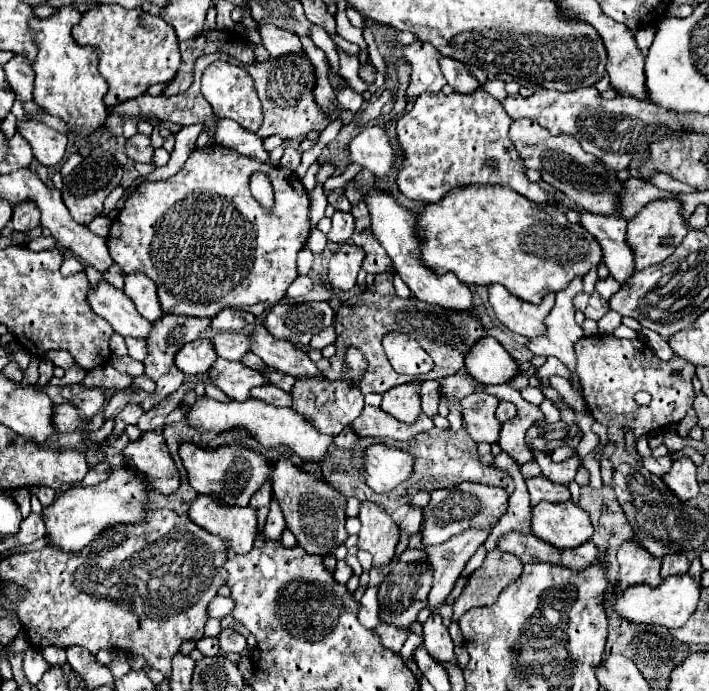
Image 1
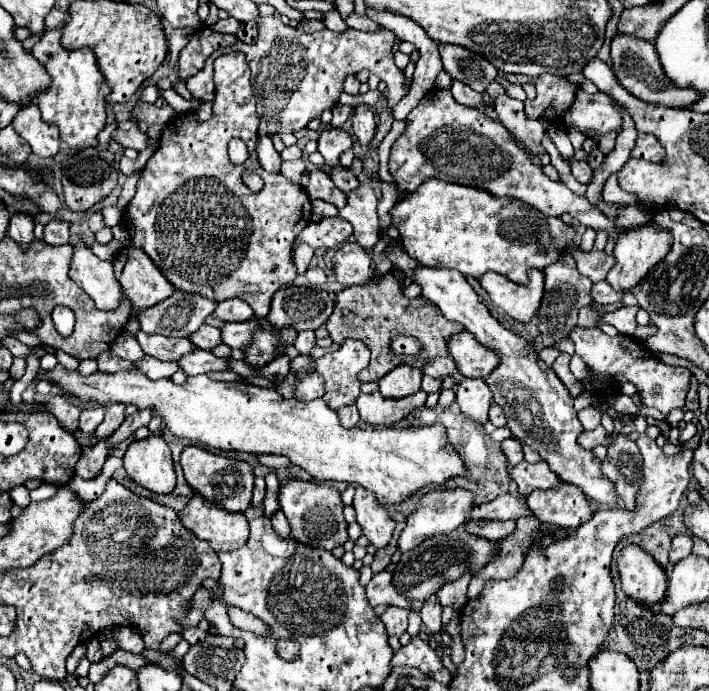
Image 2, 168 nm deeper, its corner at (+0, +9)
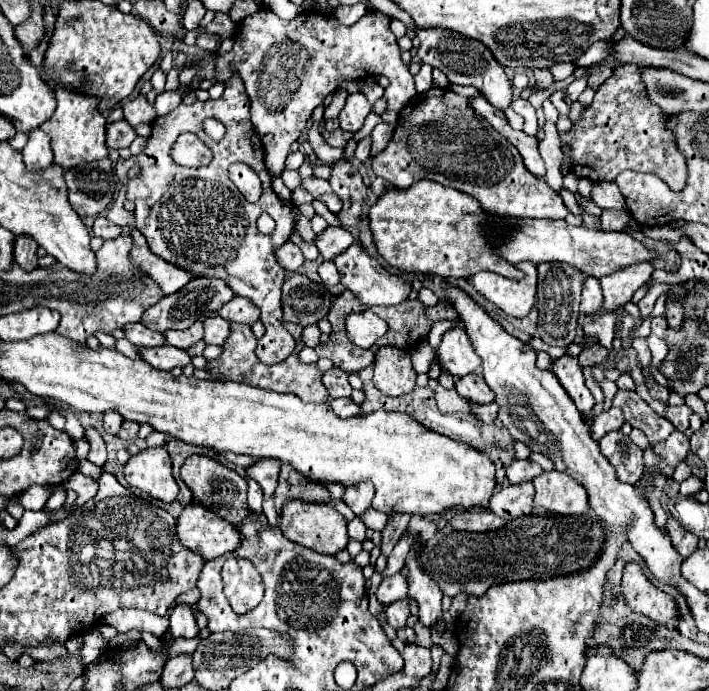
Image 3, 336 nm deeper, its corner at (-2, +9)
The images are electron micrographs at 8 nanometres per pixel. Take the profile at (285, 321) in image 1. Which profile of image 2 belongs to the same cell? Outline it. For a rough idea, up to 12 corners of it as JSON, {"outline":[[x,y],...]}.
{"outline":[[276,291],[266,319],[276,329],[314,331],[334,301],[326,291]]}

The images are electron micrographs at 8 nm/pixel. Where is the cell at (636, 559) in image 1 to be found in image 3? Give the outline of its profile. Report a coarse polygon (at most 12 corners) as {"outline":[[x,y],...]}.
{"outline":[[628,563],[622,595],[658,627],[678,617],[676,601]]}

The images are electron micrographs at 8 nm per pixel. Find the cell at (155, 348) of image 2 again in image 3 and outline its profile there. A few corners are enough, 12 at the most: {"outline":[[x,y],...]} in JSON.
{"outline":[[126,323],[126,339],[138,347],[164,345],[162,333]]}

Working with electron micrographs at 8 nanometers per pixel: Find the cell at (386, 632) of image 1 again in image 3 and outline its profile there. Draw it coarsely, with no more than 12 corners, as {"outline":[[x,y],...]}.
{"outline":[[408,597],[394,601],[386,609],[394,629],[404,627],[410,615]]}

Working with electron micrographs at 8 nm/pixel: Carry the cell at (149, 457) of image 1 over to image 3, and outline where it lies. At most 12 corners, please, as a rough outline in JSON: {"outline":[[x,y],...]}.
{"outline":[[166,447],[130,457],[124,477],[164,503],[178,485]]}

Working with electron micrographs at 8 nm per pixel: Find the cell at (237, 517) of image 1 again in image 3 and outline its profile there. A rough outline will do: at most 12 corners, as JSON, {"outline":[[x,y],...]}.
{"outline":[[198,503],[178,517],[180,543],[206,561],[238,549],[238,529]]}

